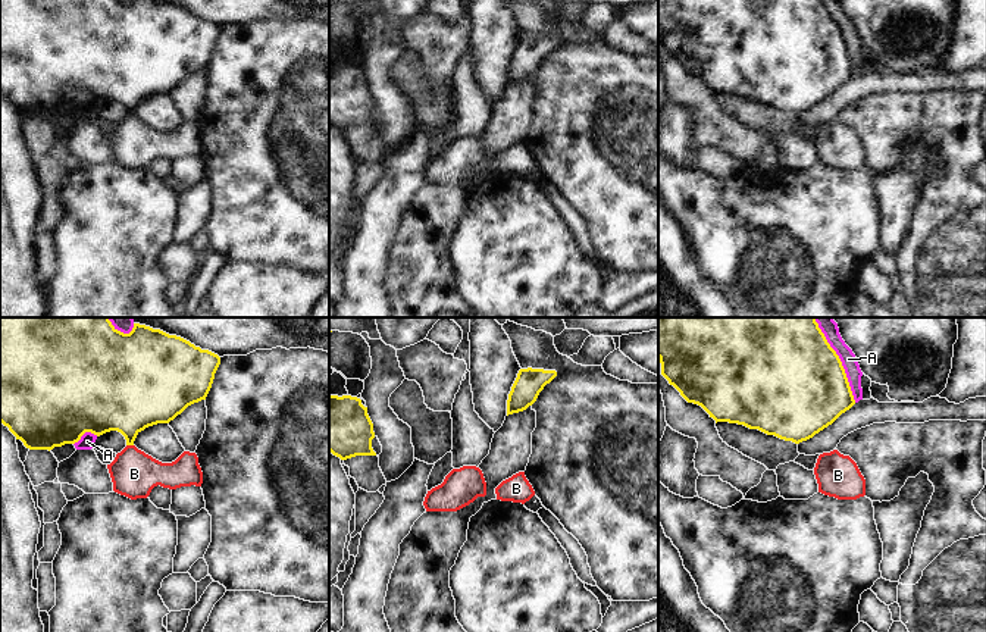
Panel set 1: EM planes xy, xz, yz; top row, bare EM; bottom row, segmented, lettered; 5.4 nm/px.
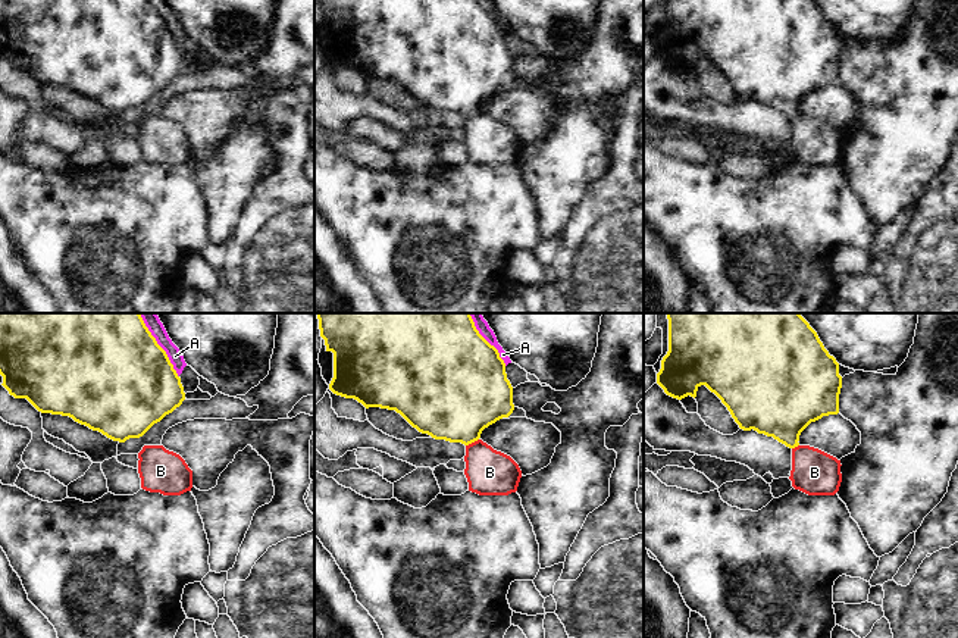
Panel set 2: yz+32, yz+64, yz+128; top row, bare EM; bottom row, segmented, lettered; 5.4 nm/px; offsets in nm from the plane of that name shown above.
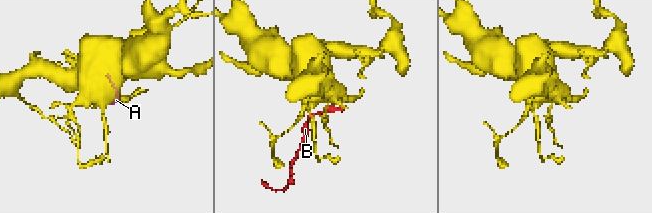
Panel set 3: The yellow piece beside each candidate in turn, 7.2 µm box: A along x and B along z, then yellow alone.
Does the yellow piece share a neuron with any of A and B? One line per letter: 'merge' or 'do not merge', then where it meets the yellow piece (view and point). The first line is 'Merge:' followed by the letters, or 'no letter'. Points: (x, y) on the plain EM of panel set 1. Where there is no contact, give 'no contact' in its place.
Merge: B
A: do not merge; contact yz (842, 37)
B: merge; contact xy (130, 115)

